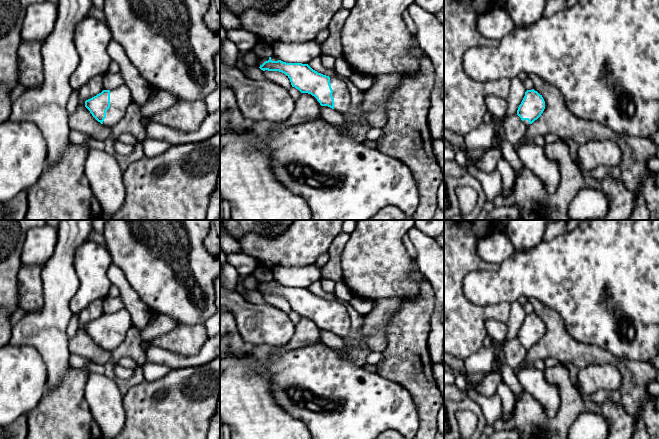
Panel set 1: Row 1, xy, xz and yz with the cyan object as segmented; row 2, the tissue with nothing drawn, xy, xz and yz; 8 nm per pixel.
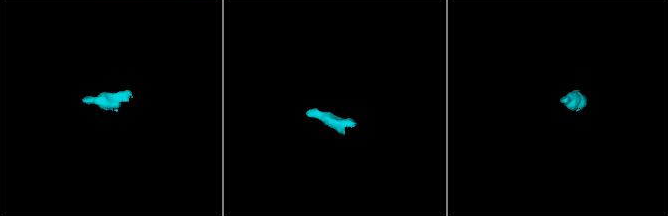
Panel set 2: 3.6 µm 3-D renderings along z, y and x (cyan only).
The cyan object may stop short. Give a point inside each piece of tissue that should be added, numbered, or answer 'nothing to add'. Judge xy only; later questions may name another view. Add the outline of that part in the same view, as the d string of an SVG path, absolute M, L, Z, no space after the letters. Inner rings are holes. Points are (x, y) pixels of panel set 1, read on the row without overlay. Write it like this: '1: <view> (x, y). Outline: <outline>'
1: xy (120, 322). Outline: M126 309L110 314L110 332L106 335L103 349L113 351L125 339L132 326L131 315Z

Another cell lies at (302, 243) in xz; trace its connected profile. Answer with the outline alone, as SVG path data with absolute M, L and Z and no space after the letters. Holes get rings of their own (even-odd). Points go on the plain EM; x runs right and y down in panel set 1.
M293 220L287 230L279 235L261 235L248 233L238 239L242 253L254 258L259 266L272 270L277 266L283 267L304 267L314 264L318 257L327 252L336 236L342 232L344 220Z

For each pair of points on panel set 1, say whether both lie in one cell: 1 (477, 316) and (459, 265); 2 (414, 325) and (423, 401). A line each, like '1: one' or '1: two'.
1: one
2: one

